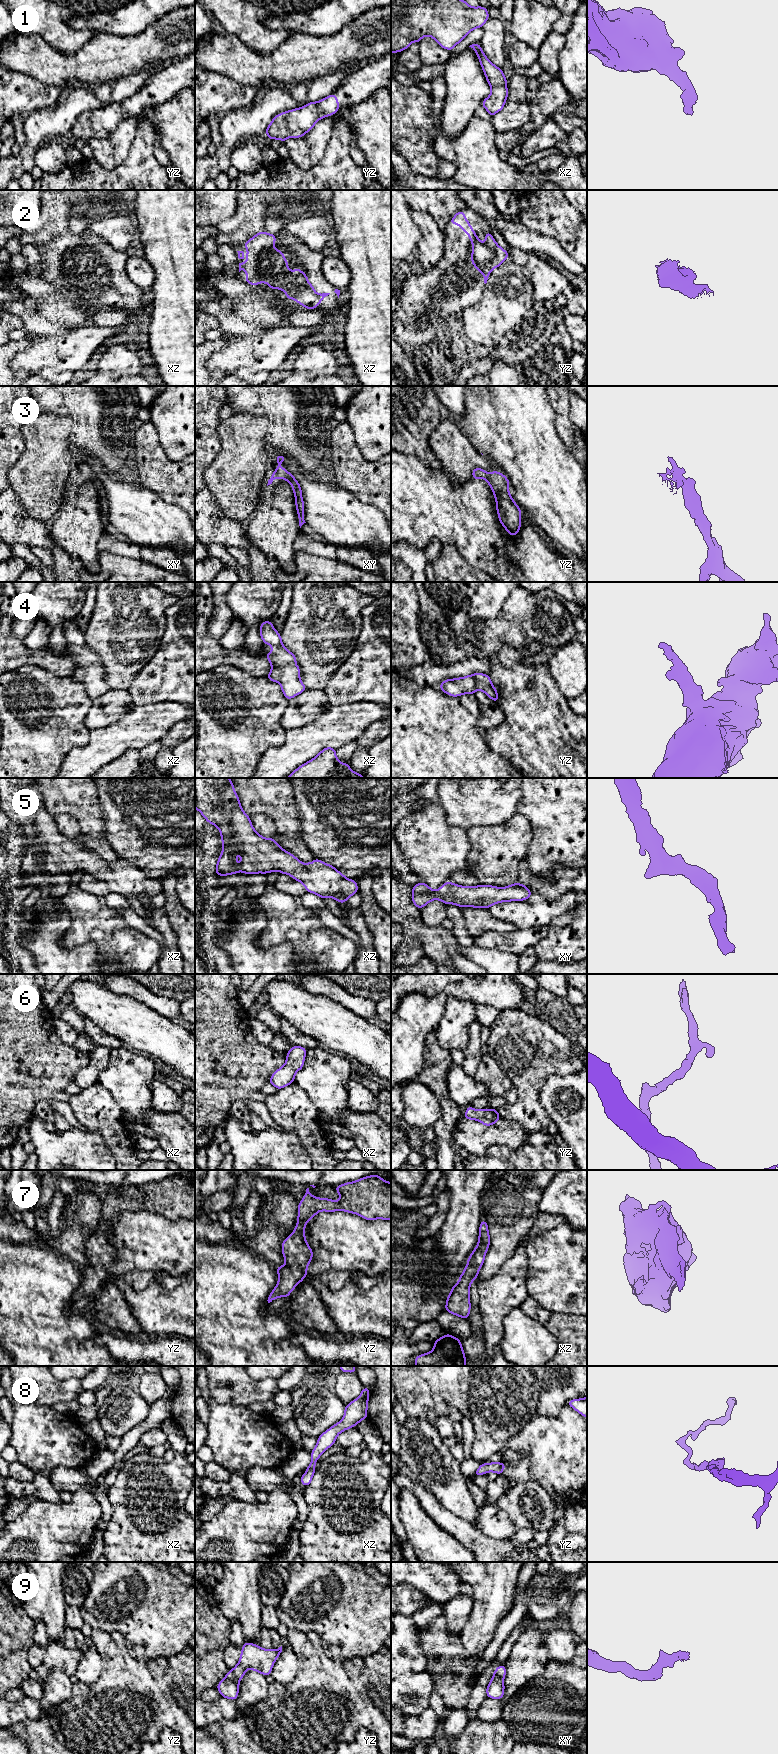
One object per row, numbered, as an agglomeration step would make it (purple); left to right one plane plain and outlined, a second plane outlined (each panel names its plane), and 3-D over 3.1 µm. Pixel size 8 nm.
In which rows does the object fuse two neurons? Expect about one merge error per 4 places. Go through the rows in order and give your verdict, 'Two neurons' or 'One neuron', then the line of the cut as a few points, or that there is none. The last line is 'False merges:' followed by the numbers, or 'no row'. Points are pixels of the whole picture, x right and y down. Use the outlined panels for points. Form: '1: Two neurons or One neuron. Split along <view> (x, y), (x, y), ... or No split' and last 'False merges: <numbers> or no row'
1: One neuron. No split
2: One neuron. No split
3: One neuron. No split
4: One neuron. No split
5: One neuron. No split
6: One neuron. No split
7: One neuron. No split
8: One neuron. No split
9: One neuron. No split
False merges: no row

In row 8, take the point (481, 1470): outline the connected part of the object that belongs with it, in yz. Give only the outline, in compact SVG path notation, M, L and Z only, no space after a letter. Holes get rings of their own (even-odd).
M501 1462L483 1463L475 1471L474 1476L484 1475L485 1473L488 1472L495 1472L501 1475L505 1467L506 1467L505 1463Z

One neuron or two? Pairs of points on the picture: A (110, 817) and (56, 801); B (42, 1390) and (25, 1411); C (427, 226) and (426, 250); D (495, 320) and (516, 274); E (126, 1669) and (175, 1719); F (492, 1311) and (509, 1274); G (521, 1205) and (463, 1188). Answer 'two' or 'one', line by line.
A: two
B: two
C: one
D: one
E: one
F: one
G: two

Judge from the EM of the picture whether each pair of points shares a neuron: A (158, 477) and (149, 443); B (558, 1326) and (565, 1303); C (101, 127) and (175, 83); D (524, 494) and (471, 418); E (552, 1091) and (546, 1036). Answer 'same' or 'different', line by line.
A: same
B: different
C: same
D: same
E: different

